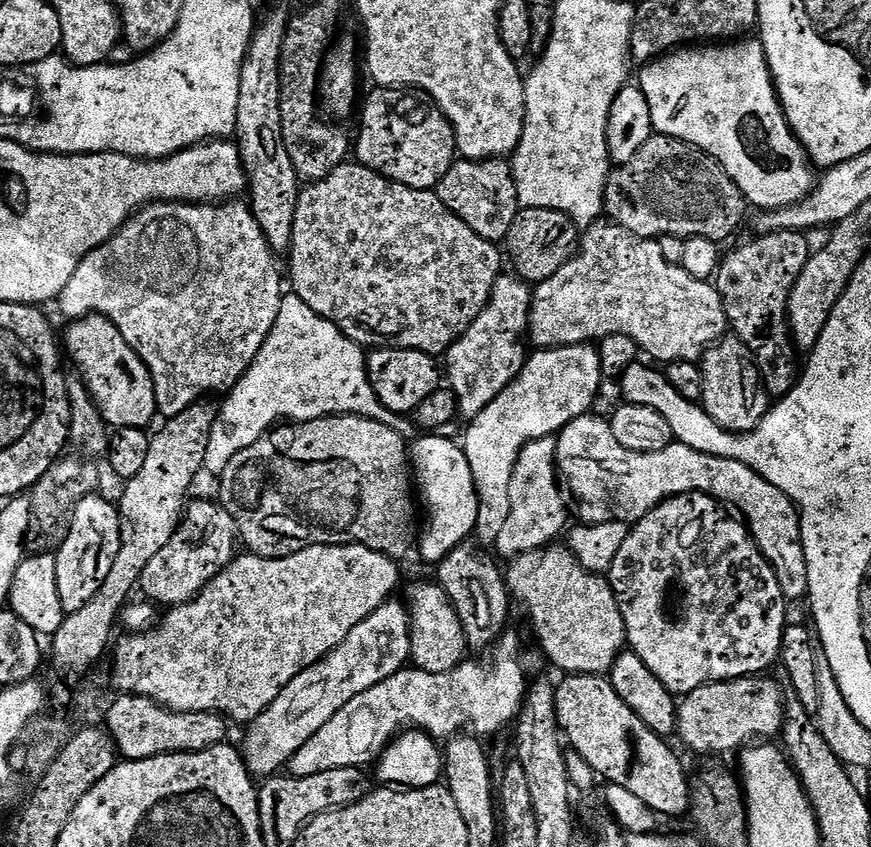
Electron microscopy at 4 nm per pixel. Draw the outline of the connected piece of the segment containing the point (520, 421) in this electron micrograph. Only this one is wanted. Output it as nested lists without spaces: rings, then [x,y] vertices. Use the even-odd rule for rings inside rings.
[[[586,344],[539,349],[534,355],[531,353],[507,387],[469,419],[470,424],[460,446],[477,500],[474,534],[484,544],[489,545],[497,532],[513,479],[512,468],[516,460],[518,462],[522,449],[533,441],[555,435],[576,417],[593,409],[591,406],[600,394],[602,382],[594,382],[594,386],[586,384],[580,360],[578,370],[572,368],[576,362],[576,350],[586,350]]]

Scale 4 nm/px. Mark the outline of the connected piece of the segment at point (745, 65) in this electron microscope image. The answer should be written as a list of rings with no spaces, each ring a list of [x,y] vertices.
[[[685,46],[645,63],[648,72],[639,69],[644,75],[644,85],[638,92],[640,96],[648,92],[642,98],[642,104],[648,107],[646,115],[653,128],[657,124],[660,130],[664,128],[659,135],[709,152],[756,210],[790,206],[812,191],[813,169],[803,159],[791,160],[788,156],[776,156],[768,164],[748,160],[748,152],[740,144],[744,120],[748,116],[760,116],[766,125],[765,139],[771,142],[771,151],[777,154],[784,148],[782,141],[774,141],[778,97],[772,73],[757,49],[755,52],[752,48],[716,47],[720,46]]]

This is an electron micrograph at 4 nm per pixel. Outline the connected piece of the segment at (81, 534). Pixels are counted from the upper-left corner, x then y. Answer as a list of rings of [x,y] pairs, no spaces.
[[[93,494],[91,496],[84,496],[83,499],[81,499],[78,503],[74,505],[74,507],[69,510],[68,514],[65,516],[64,519],[64,533],[63,533],[63,540],[60,544],[60,546],[54,550],[54,555],[57,560],[57,574],[56,574],[56,586],[57,586],[57,594],[59,596],[59,599],[61,601],[61,604],[64,608],[65,613],[71,613],[74,611],[77,611],[80,609],[83,605],[88,603],[88,601],[93,597],[93,595],[96,593],[100,583],[101,579],[103,579],[106,575],[109,574],[109,571],[112,569],[112,562],[114,558],[117,557],[118,552],[121,549],[121,522],[120,522],[120,514],[119,509],[117,508],[117,505],[115,503],[110,504],[108,501],[98,497],[98,494]]]

